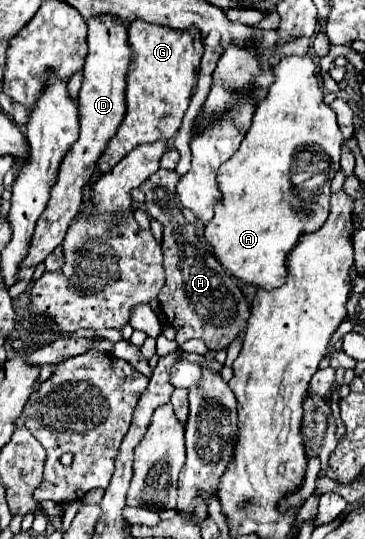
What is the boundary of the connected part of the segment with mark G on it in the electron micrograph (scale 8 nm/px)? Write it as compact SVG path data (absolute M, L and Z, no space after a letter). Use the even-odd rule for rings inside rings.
M140 20L130 24L128 44L132 48L132 58L126 70L126 116L98 160L98 170L102 174L110 172L136 146L168 140L180 128L196 90L200 58L204 52L202 38L192 36L192 32L192 28L188 32L178 32L174 28L146 24Z

